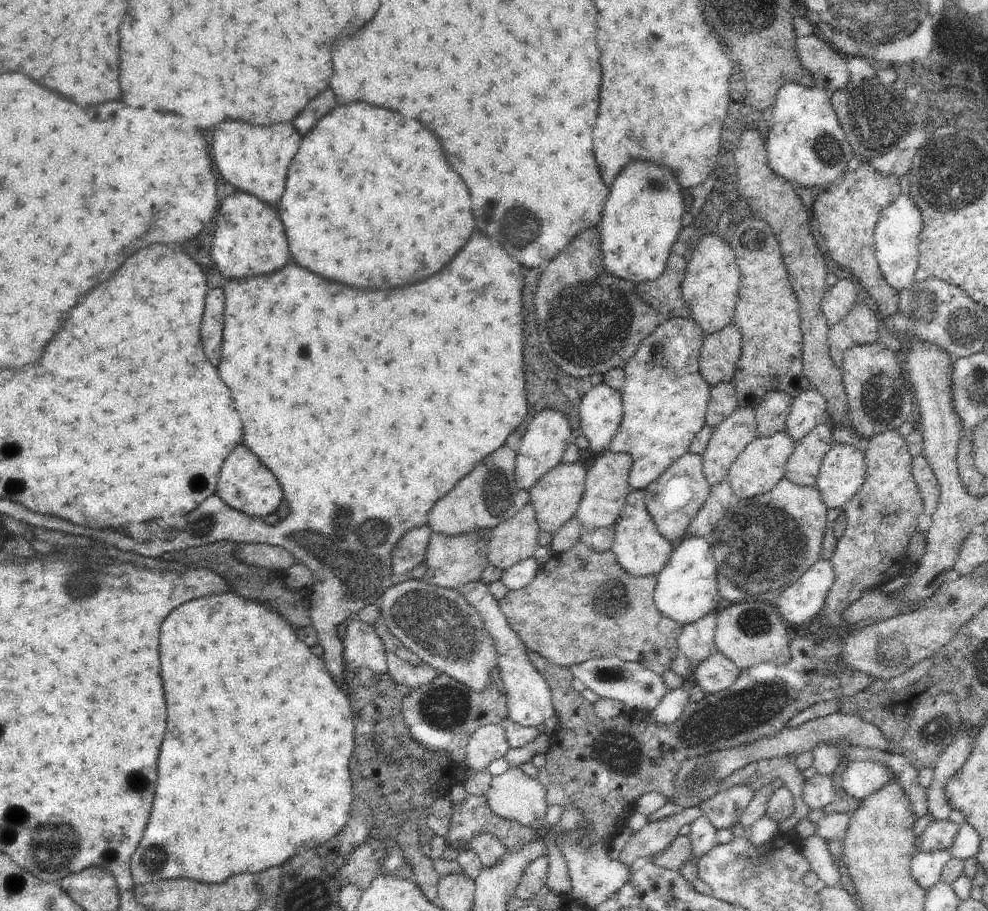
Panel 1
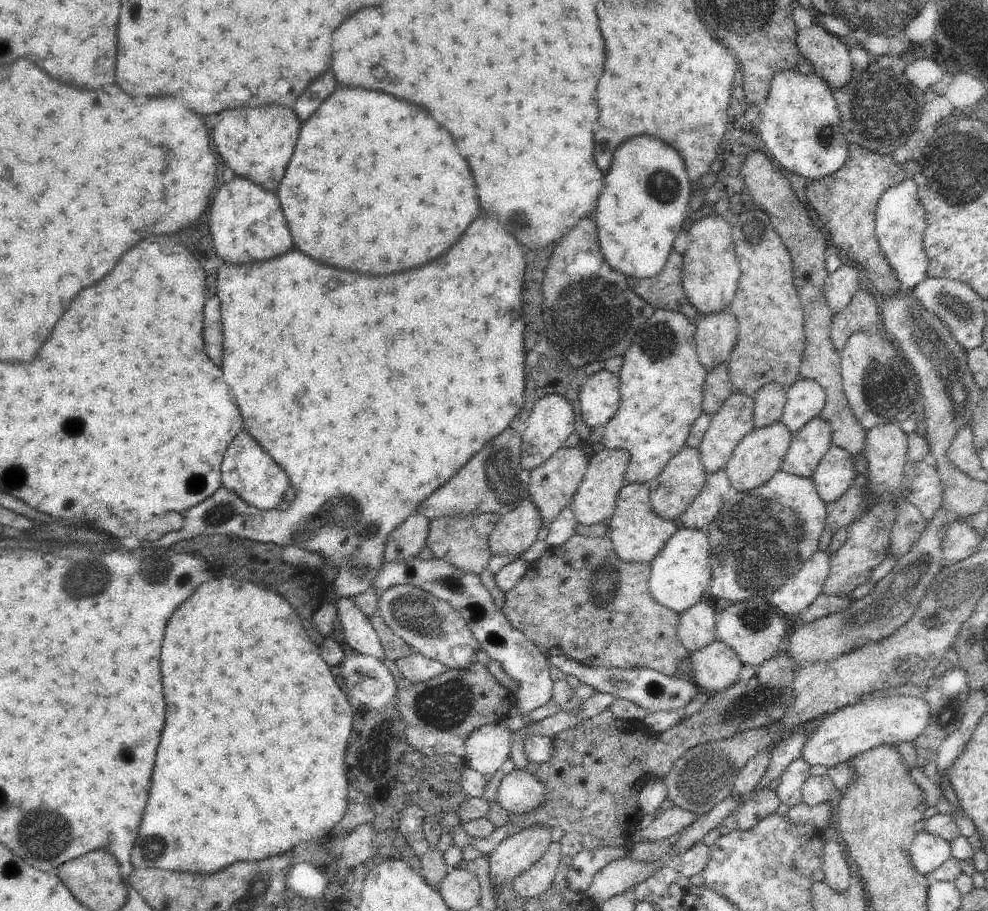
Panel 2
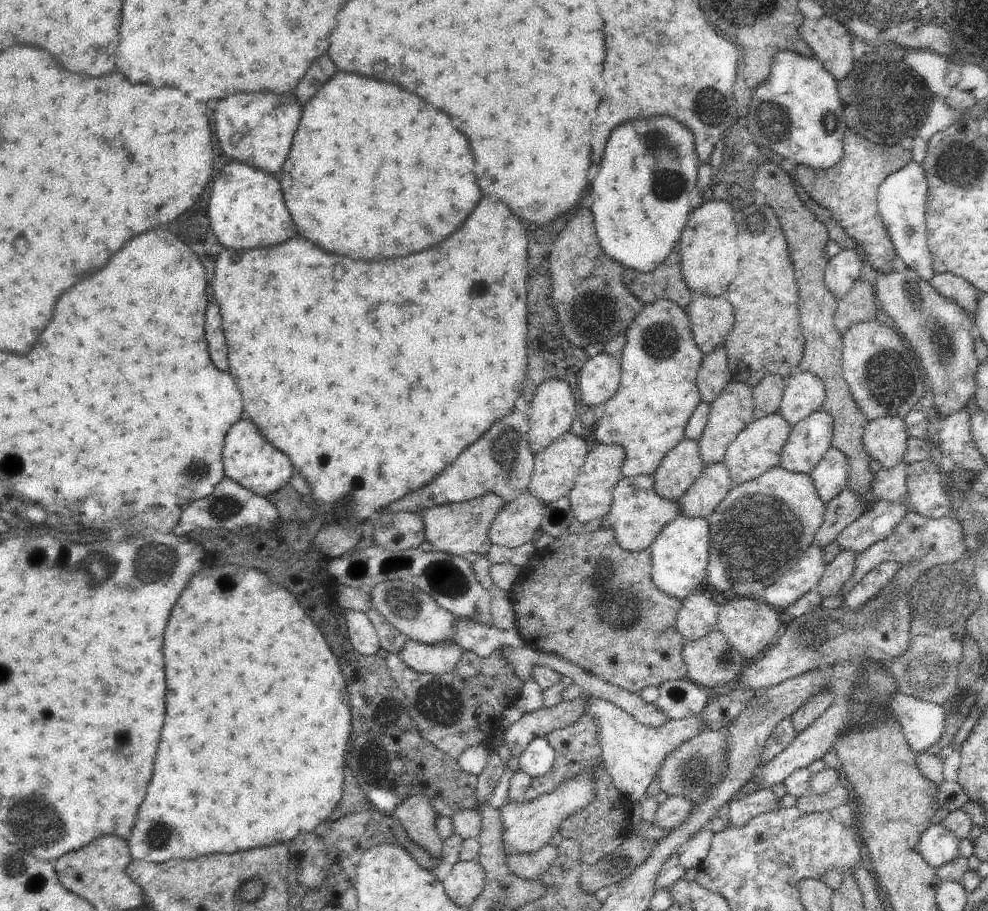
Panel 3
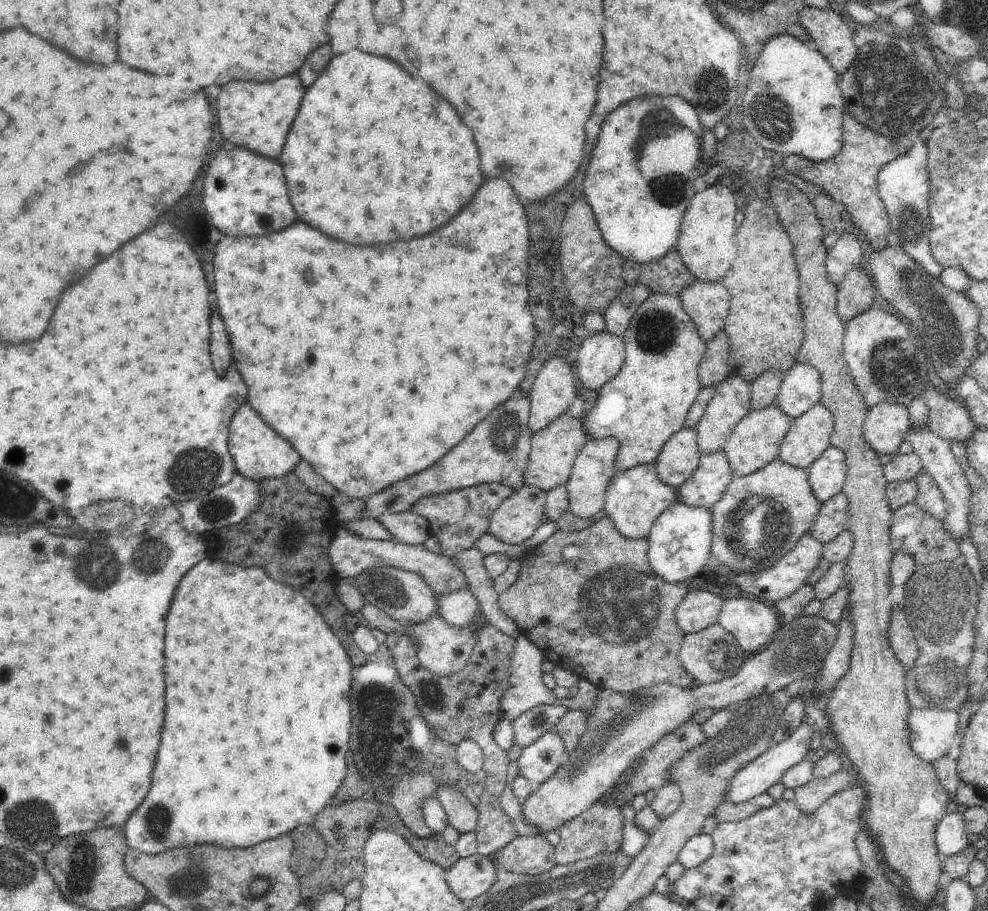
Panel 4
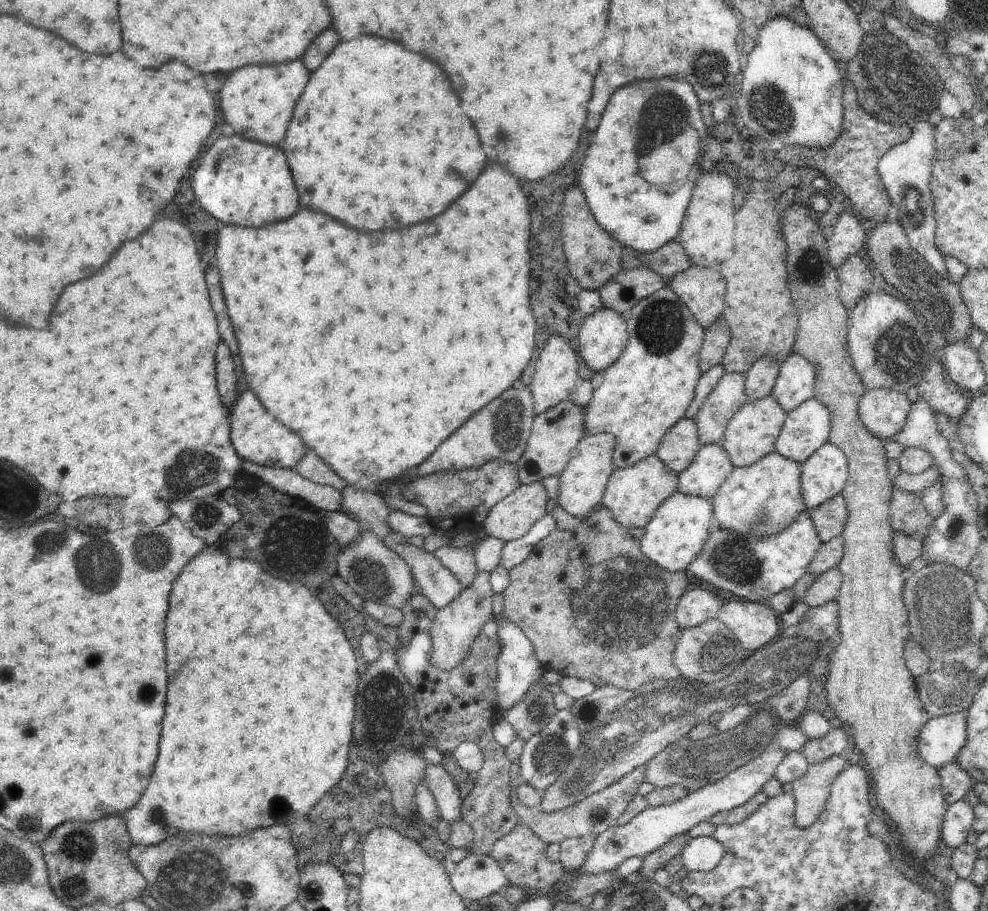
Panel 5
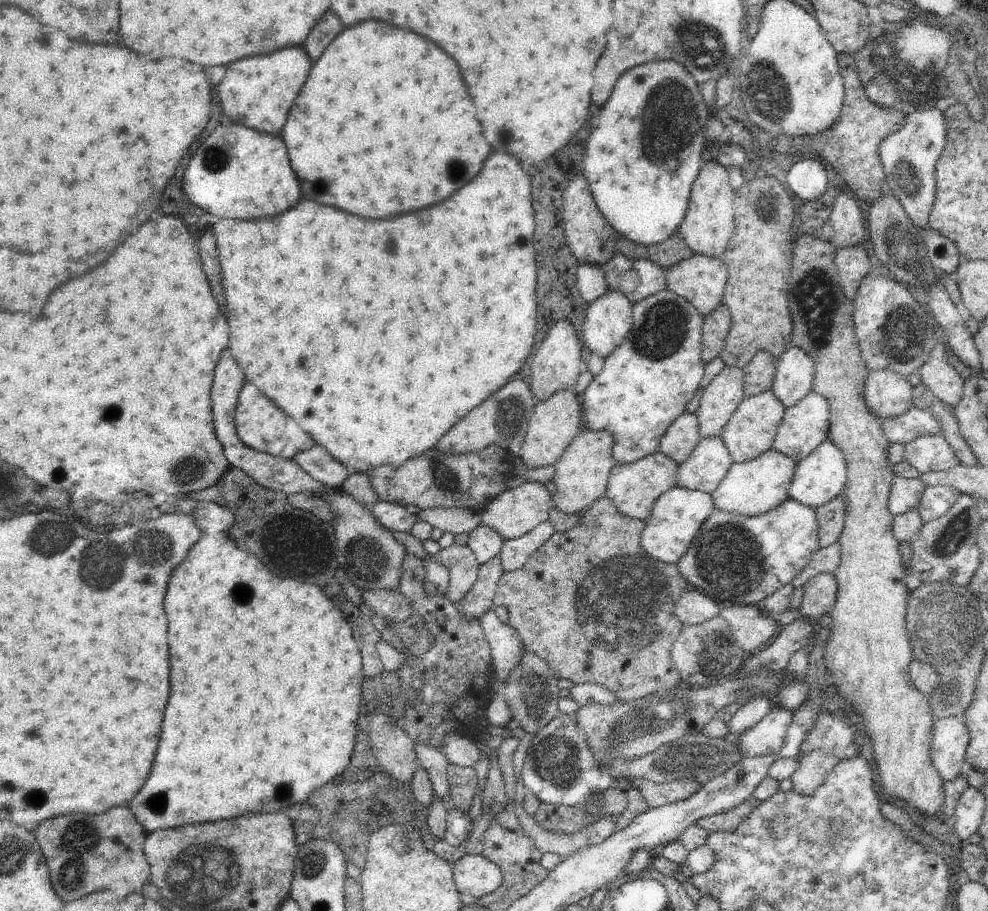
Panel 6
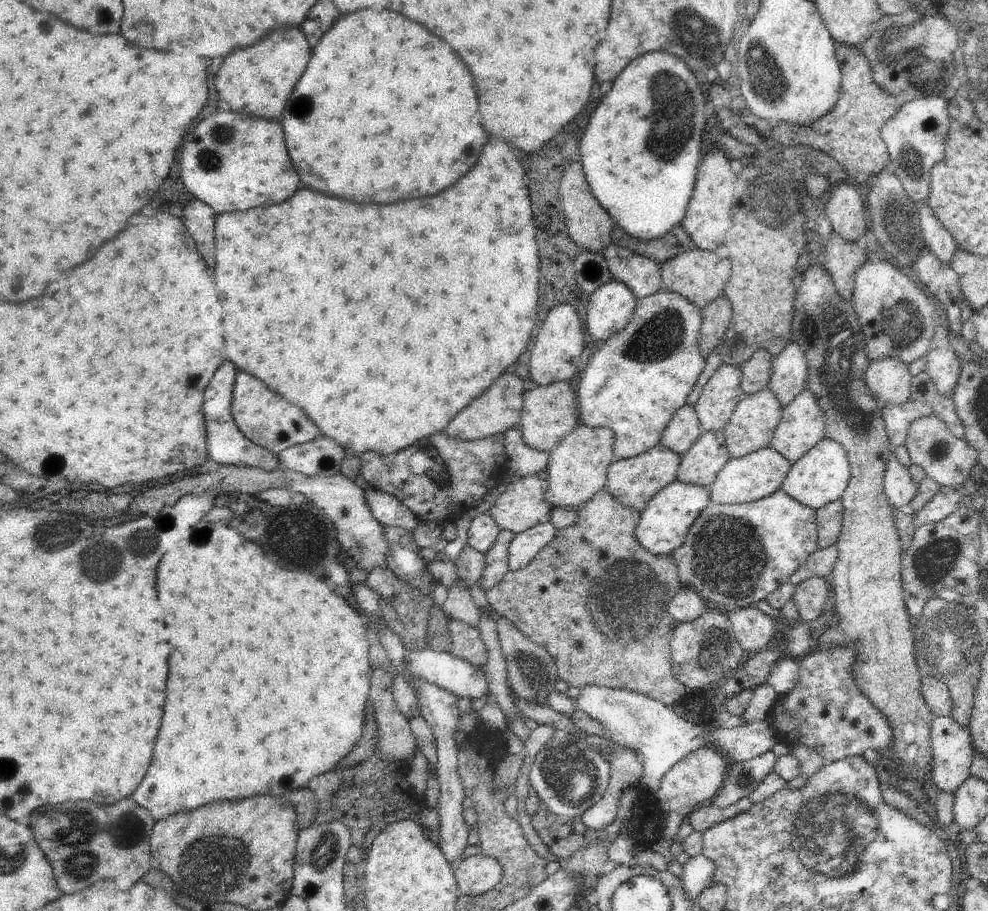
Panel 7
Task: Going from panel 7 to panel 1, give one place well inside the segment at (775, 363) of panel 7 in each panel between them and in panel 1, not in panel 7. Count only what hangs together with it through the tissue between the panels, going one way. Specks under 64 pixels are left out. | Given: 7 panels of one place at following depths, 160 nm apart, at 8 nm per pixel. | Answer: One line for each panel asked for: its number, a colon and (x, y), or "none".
1: (809, 408)
2: (805, 400)
3: (805, 392)
4: (800, 390)
5: (795, 383)
6: (793, 379)

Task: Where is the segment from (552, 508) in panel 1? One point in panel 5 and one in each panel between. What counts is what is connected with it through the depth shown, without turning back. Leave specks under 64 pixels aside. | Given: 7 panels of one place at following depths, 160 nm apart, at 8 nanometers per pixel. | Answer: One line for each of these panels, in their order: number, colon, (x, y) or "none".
2: (552, 487)
3: (555, 469)
4: (553, 451)
5: (555, 433)

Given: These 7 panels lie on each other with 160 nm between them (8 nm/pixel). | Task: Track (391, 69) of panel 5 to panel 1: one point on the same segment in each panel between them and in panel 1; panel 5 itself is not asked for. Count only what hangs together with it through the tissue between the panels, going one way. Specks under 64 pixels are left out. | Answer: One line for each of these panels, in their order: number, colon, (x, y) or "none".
1: (370, 201)
2: (375, 186)
3: (374, 172)
4: (374, 156)

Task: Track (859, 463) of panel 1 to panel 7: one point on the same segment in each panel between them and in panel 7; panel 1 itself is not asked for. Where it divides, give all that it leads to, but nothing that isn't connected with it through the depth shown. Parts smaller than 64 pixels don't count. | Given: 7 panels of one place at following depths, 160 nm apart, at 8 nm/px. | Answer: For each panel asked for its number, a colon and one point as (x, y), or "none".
2: (835, 474)
3: (830, 477)
4: (827, 475)
5: (824, 475)
6: (819, 478)
7: (820, 477)

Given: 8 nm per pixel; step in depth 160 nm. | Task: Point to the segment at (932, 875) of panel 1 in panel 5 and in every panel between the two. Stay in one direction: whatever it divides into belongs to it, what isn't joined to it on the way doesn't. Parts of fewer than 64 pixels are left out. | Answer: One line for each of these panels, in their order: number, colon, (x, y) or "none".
2: (928, 852)
3: (937, 845)
4: (951, 837)
5: (957, 821)

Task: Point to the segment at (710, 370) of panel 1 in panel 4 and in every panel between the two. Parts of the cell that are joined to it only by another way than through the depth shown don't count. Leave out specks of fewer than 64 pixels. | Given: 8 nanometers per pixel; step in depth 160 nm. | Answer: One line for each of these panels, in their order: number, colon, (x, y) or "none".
2: (716, 335)
3: (712, 317)
4: (707, 304)

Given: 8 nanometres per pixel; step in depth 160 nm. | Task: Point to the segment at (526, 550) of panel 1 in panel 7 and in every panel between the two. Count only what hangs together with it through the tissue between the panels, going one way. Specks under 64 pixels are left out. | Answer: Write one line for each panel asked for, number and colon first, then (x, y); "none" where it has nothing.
2: (515, 533)
3: (515, 525)
4: (519, 516)
5: (513, 516)
6: (516, 511)
7: (523, 504)

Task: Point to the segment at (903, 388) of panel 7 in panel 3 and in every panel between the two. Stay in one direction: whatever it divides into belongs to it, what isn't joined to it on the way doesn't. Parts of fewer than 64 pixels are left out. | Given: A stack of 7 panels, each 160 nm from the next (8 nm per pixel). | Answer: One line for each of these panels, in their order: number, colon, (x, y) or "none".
3: (885, 439)
4: (885, 427)
5: (883, 411)
6: (887, 394)

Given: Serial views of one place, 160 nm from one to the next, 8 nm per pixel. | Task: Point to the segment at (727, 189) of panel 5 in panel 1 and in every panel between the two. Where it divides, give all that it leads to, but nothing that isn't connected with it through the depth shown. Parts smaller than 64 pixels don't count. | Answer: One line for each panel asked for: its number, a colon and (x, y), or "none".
1: (710, 288)
2: (711, 268)
3: (710, 257)
4: (707, 242)

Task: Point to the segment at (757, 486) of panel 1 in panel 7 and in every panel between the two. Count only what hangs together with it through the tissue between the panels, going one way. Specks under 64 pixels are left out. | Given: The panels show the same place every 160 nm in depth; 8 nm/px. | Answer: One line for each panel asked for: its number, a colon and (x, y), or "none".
2: (759, 456)
3: (759, 446)
4: (757, 439)
5: (751, 434)
6: (750, 432)
7: (751, 427)

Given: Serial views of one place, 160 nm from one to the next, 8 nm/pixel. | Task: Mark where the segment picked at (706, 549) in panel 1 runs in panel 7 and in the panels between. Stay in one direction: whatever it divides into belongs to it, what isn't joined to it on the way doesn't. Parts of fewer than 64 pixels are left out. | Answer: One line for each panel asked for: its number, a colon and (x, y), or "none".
2: (681, 573)
3: (680, 554)
4: (680, 541)
5: (677, 532)
6: (678, 514)
7: (664, 524)

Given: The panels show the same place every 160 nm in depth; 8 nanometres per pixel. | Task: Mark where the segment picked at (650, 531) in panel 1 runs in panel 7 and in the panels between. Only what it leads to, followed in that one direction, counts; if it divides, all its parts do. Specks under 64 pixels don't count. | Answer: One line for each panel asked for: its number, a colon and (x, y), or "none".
2: (638, 534)
3: (637, 515)
4: (635, 498)
5: (633, 494)
6: (634, 488)
7: (633, 481)

